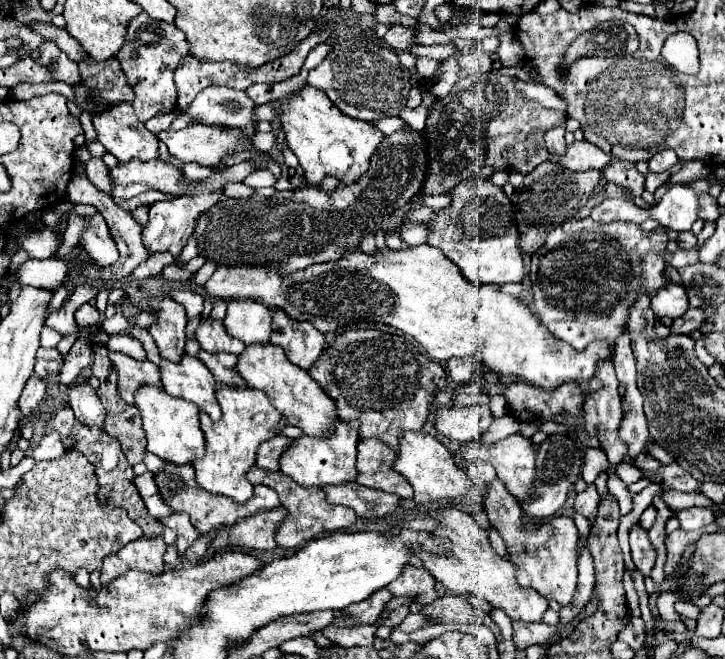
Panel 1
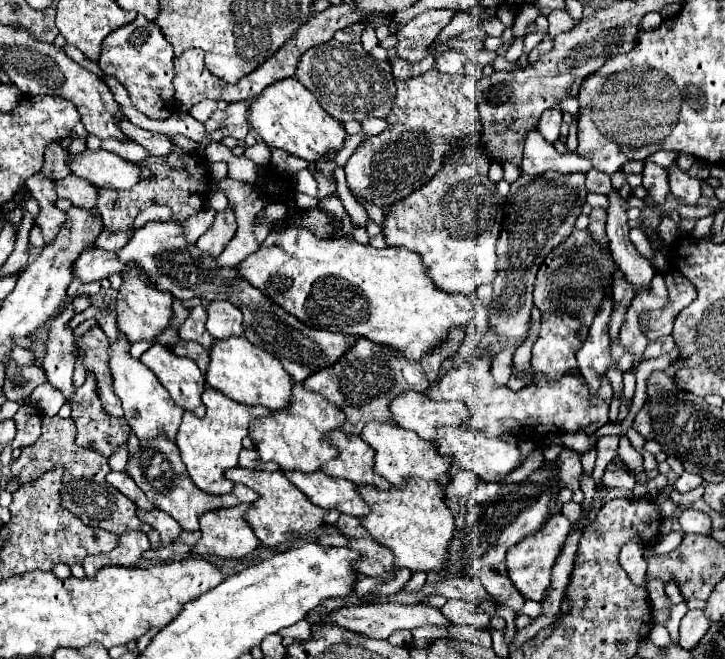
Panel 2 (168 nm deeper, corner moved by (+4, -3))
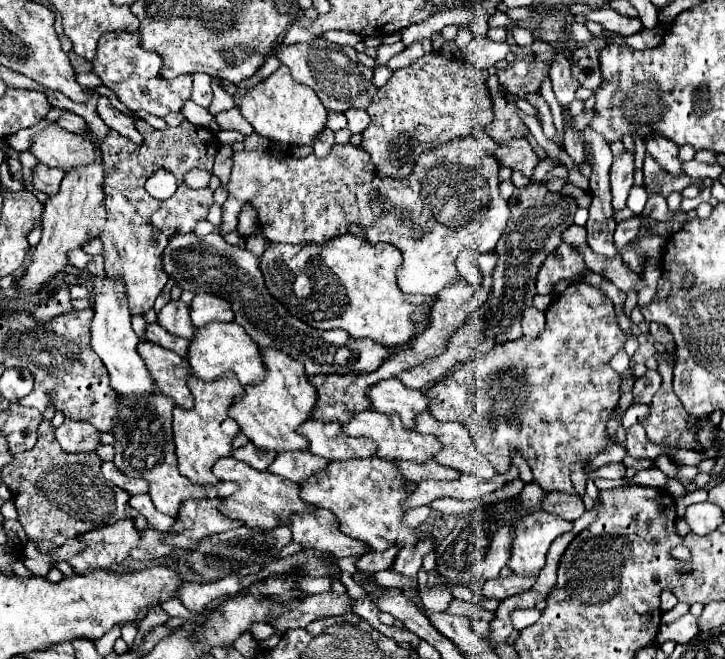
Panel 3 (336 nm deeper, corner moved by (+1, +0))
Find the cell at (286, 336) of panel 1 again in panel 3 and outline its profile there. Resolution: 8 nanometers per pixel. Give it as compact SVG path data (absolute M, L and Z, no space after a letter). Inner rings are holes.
M195 233L171 235L161 259L165 273L175 281L175 285L191 293L213 293L227 299L233 305L235 321L247 331L247 335L251 335L251 339L255 339L259 347L273 347L287 353L291 359L301 361L309 377L319 373L369 373L379 369L391 351L397 351L397 347L379 347L367 337L357 339L343 329L319 331L307 327L307 323L293 317L277 299L271 297L259 271L259 259L243 245L229 245L219 233L209 233L205 237L197 237Z

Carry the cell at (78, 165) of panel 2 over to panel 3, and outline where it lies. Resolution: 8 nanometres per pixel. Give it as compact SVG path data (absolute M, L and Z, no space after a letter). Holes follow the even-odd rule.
M49 125L39 135L33 137L31 153L49 167L59 167L63 171L87 167L95 161L95 145L83 135L69 133L57 125Z

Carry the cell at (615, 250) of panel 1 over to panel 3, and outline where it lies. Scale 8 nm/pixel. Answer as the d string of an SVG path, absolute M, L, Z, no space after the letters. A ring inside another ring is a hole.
M561 243L549 257L547 263L543 263L543 267L539 269L539 279L537 279L537 293L539 295L553 295L555 287L563 281L577 281L579 277L583 277L583 273L587 271L587 265L583 261L583 255L579 253L579 249L575 249L573 245Z

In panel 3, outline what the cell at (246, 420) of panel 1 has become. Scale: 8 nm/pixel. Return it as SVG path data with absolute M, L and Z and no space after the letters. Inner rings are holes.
M227 375L219 383L203 383L197 377L189 379L189 389L195 397L195 407L191 411L175 407L173 409L173 435L177 447L177 461L181 475L189 477L197 485L217 485L219 479L213 475L211 467L221 457L231 457L233 439L241 433L239 423L229 417L231 405L245 395L245 387Z

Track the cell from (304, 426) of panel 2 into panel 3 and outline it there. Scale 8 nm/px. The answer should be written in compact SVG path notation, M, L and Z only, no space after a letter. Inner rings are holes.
M269 347L261 351L267 367L267 377L263 379L263 383L245 387L247 395L239 403L235 403L229 415L241 425L241 431L261 451L307 451L309 441L307 437L297 433L297 427L311 419L311 413L317 405L317 391L315 387L311 387L299 361L293 361L289 355L283 355L281 351Z

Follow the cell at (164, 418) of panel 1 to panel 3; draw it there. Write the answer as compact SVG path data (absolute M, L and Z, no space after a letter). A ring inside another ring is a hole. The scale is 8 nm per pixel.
M93 277L93 323L91 323L91 347L93 351L101 357L105 363L109 377L111 377L111 387L121 395L121 397L131 397L131 395L153 395L157 393L157 385L143 363L141 355L137 353L137 343L139 337L135 335L131 327L131 313L127 309L127 297L123 295L123 285L113 279L97 279Z

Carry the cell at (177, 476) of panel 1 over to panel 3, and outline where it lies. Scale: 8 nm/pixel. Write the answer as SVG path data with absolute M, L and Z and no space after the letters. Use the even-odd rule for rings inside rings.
M149 395L147 399L139 399L139 403L123 403L119 399L119 431L113 431L117 437L115 443L115 465L119 471L123 471L129 477L141 477L149 481L149 497L155 503L155 507L169 515L169 517L179 517L179 509L183 499L211 499L219 497L225 499L237 491L237 485L231 481L221 481L215 487L199 487L191 483L185 475L179 473L177 467L177 455L175 455L175 441L173 441L173 401L167 399L165 395Z

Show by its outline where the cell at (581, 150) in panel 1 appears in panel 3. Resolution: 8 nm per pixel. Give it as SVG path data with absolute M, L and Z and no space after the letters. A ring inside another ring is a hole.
M517 139L517 141L513 141L511 145L501 145L501 147L493 153L493 157L495 157L499 163L503 163L503 165L521 171L521 173L527 175L527 177L533 175L535 167L537 167L539 161L541 161L541 157L535 153L533 145L531 145L527 139Z

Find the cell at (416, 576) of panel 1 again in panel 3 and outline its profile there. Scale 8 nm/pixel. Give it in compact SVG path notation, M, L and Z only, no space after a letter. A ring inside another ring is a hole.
M315 509L311 515L295 515L291 521L293 539L307 549L329 551L333 557L361 557L371 547L339 529L339 519L327 509Z

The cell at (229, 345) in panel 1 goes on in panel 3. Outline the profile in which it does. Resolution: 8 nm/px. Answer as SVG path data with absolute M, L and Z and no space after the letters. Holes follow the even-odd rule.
M169 301L161 313L157 315L159 325L165 327L169 333L177 335L177 337L185 337L185 339L193 339L195 335L195 327L191 323L191 307L185 305L183 301Z

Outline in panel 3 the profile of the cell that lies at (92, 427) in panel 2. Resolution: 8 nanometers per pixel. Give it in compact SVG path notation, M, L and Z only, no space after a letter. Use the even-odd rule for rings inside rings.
M65 419L55 433L61 447L69 453L89 453L101 445L99 429L81 419Z

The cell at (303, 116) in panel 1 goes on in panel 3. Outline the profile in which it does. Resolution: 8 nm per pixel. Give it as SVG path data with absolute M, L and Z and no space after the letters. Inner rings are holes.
M281 65L263 83L251 87L251 91L245 91L239 99L239 111L253 125L255 133L277 143L313 145L321 131L327 129L327 109L311 87L293 81L285 65Z

